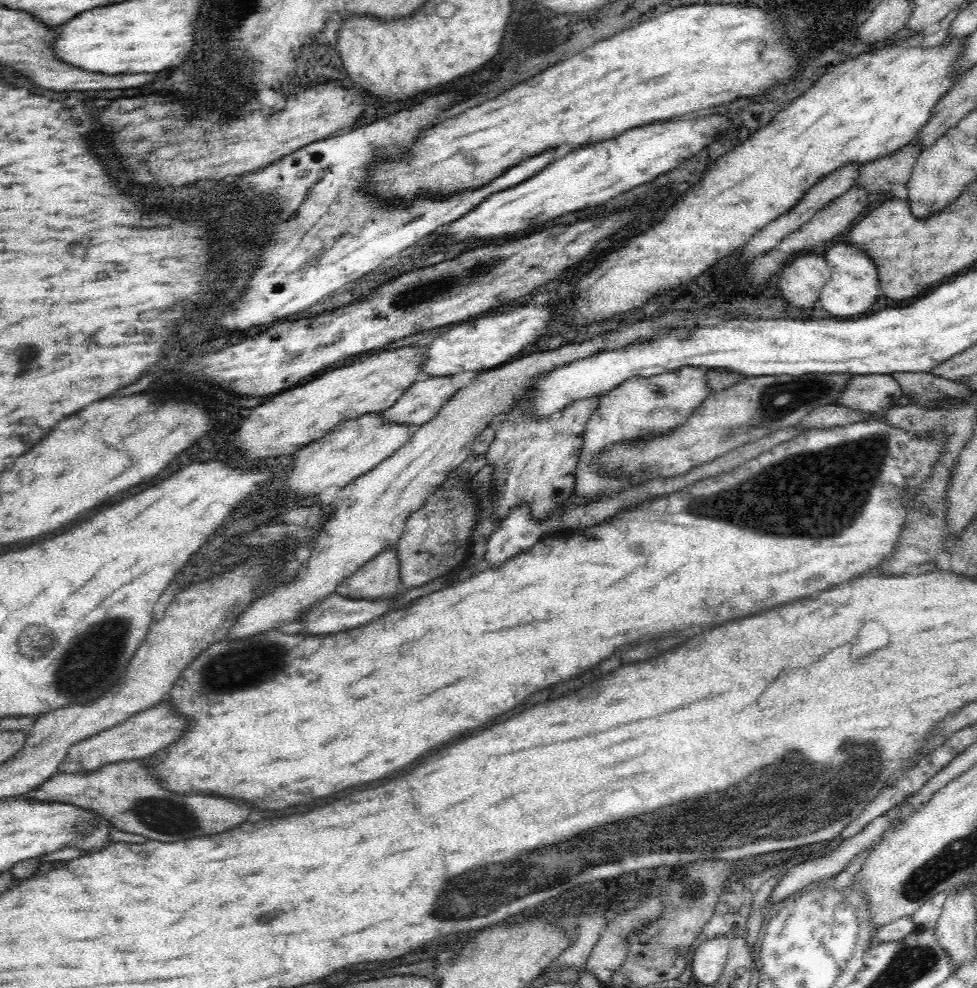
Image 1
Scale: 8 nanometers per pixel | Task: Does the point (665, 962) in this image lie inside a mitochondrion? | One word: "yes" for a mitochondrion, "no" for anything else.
no

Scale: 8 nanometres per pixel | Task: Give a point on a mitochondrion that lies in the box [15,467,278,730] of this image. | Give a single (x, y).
(90, 663)

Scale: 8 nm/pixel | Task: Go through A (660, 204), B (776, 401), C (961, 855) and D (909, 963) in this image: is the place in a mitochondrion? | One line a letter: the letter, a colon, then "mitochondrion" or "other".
A: other
B: mitochondrion
C: mitochondrion
D: mitochondrion

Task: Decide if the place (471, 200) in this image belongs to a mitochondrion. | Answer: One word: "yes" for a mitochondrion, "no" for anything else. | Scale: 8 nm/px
no

